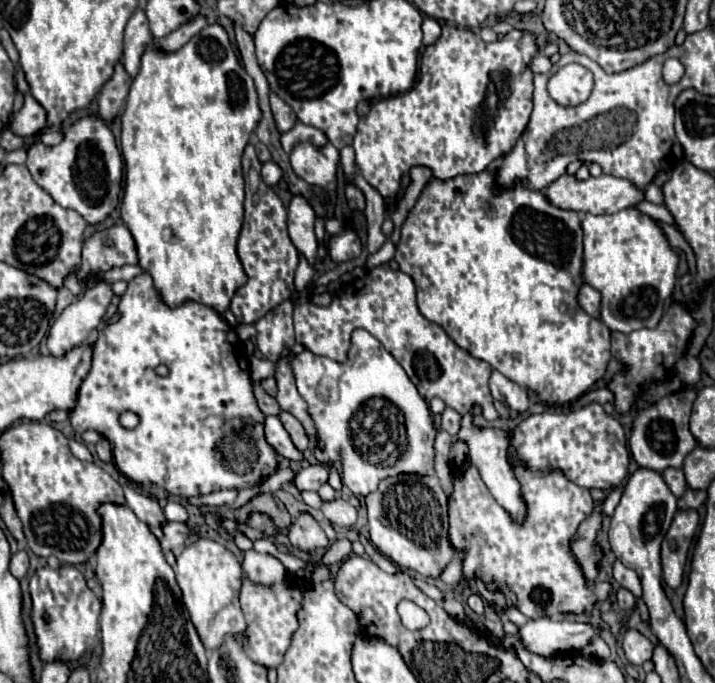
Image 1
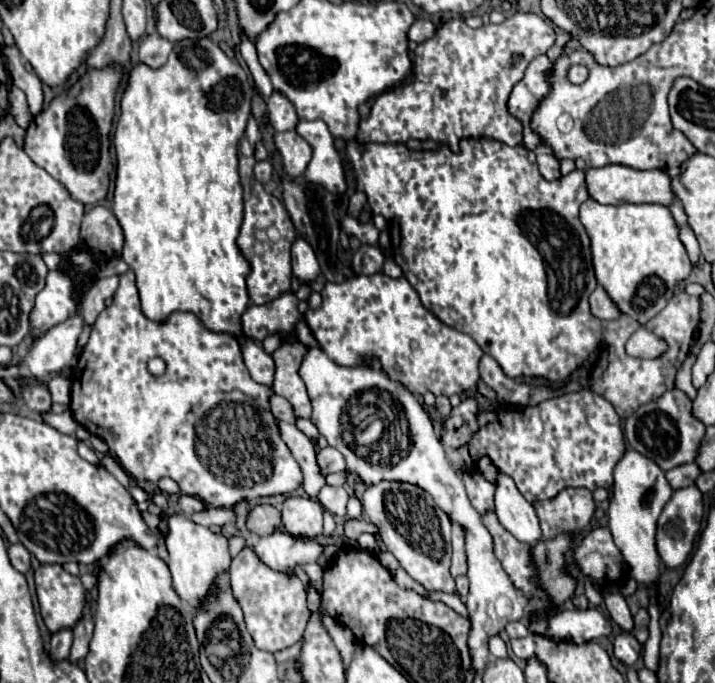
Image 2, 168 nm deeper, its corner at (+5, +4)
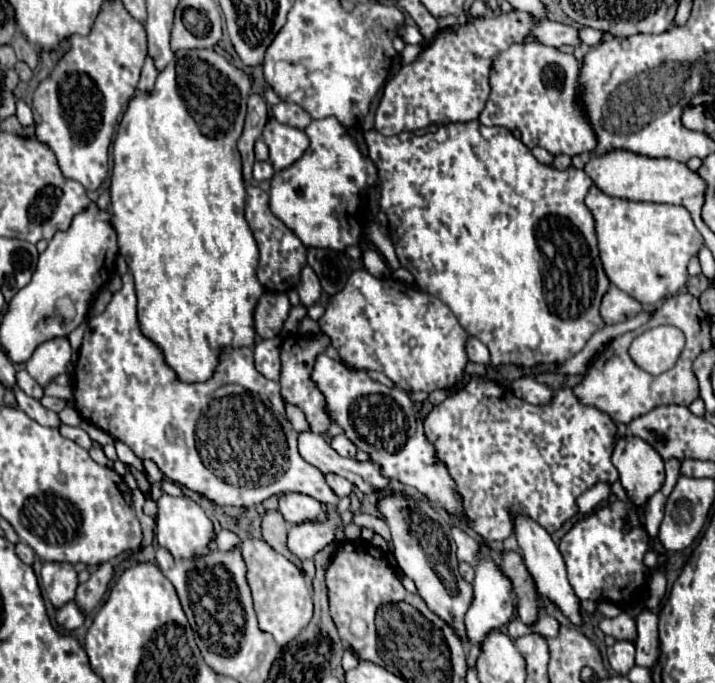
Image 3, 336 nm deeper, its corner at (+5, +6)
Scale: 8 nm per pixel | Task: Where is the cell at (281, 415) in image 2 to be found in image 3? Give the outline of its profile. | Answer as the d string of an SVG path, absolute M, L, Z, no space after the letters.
M285 404L285 410L287 410L287 418L289 418L289 422L293 424L293 428L295 428L297 432L305 432L305 430L309 430L309 424L305 422L305 416L301 414L301 410L299 410L297 406L293 406L293 404Z

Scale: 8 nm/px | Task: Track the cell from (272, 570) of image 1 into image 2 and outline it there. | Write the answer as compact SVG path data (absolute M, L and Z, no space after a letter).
M277 530L271 536L261 538L255 546L255 552L269 568L289 574L295 566L315 562L323 554L323 548L323 544L311 538L295 538Z

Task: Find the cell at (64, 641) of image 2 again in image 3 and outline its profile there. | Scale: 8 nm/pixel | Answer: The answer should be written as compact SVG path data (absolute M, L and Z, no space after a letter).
M69 602L67 606L57 610L57 624L59 624L59 628L63 628L67 632L79 628L83 624L83 620L85 620L85 616L77 610L75 602Z

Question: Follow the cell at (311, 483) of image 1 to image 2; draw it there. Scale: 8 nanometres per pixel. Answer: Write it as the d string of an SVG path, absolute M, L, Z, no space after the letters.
M325 446L317 452L317 462L321 466L323 474L331 474L331 472L341 472L347 468L345 458L341 456L341 452L337 452L337 448L333 446Z

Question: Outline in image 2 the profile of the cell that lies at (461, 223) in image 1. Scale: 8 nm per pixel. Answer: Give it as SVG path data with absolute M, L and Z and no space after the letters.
M351 140L347 144L347 154L355 168L357 180L369 198L371 210L389 220L393 258L403 268L403 276L409 280L409 284L419 292L423 306L429 308L447 326L469 334L485 354L497 360L497 364L509 378L541 376L547 380L563 380L573 370L577 370L587 360L587 356L599 346L603 334L601 320L595 318L589 310L589 296L597 288L597 278L591 264L589 236L583 224L579 222L579 206L589 198L585 186L585 174L581 170L573 170L571 174L549 182L537 170L535 152L527 150L525 146L511 148L507 144L501 144L499 140L461 140L457 152L453 152L447 144L441 144L437 150L407 150L405 144L379 144L379 142L369 142L363 148L359 148L359 140Z

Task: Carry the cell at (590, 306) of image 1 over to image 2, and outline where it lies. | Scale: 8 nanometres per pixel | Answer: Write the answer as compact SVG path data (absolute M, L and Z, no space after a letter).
M597 286L597 290L591 294L589 304L591 304L593 316L597 316L599 320L615 320L621 316L621 312L617 312L617 304L609 300L609 294L601 286Z

